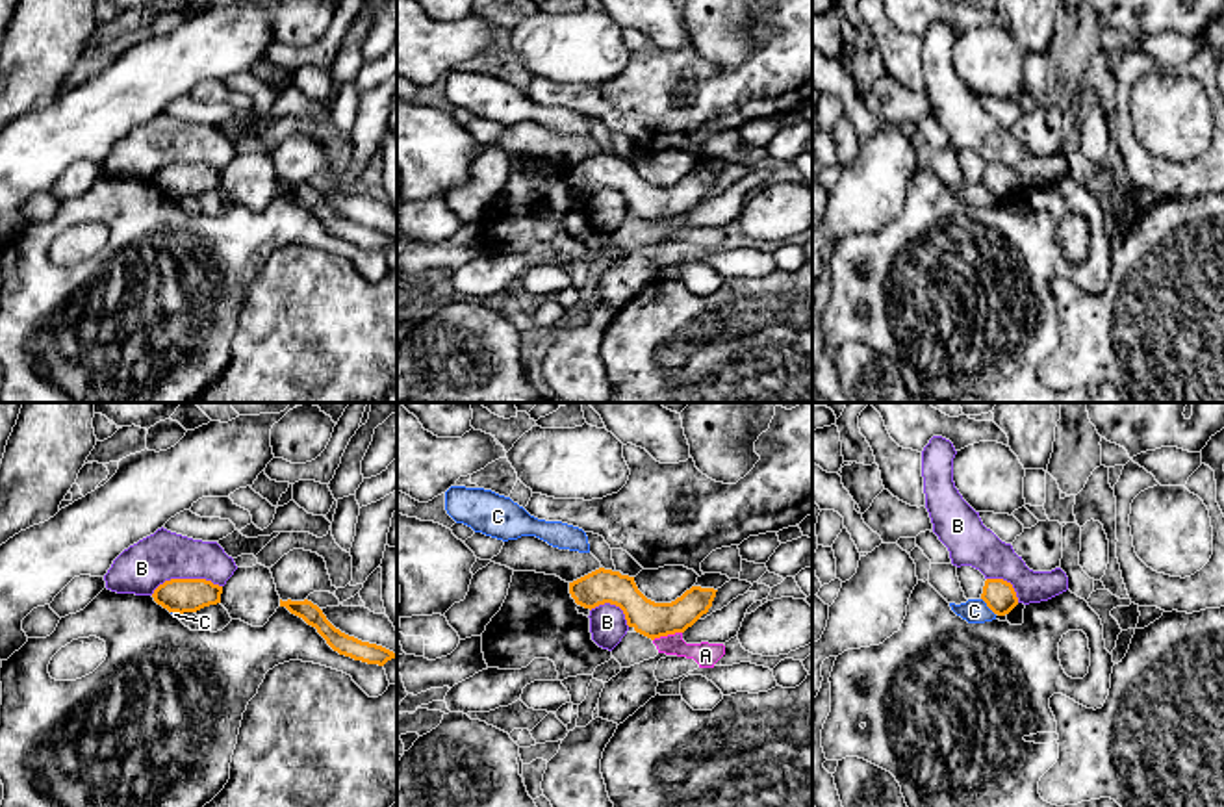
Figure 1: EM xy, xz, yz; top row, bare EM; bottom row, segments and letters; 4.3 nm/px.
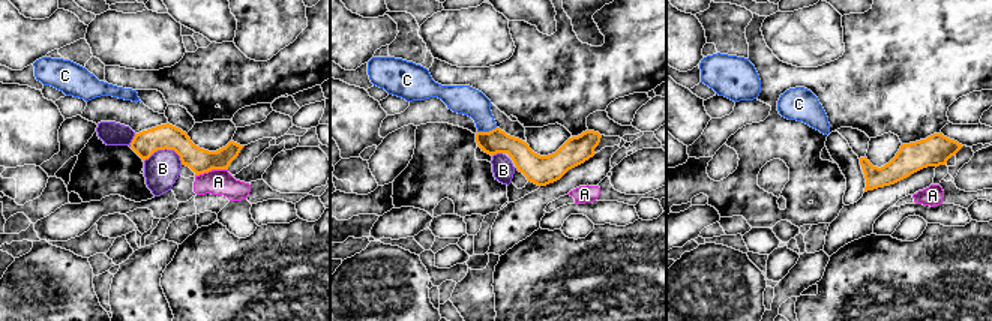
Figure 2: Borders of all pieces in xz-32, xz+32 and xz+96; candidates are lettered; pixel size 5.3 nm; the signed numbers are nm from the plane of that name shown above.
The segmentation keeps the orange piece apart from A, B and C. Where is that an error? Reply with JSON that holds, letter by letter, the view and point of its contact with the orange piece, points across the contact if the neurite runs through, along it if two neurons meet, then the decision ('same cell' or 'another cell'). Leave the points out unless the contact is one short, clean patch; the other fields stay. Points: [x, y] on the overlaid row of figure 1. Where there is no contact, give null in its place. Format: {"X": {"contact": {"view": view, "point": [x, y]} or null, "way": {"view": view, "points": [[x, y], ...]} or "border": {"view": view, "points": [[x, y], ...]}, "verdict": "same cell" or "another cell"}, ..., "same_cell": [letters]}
{"A": {"contact": {"view": "xz", "point": [666, 635]}, "verdict": "another cell"}, "B": {"contact": {"view": "xy", "point": [186, 579]}, "border": {"view": "xy", "points": [[221, 585], [210, 579], [165, 579], [151, 594]]}, "verdict": "another cell"}, "C": {"contact": {"view": "yz", "point": [987, 605]}, "border": {"view": "yz", "points": [[981, 598], [994, 614]]}, "verdict": "another cell"}, "same_cell": []}

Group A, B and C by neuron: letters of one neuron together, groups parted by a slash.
A / B / C

